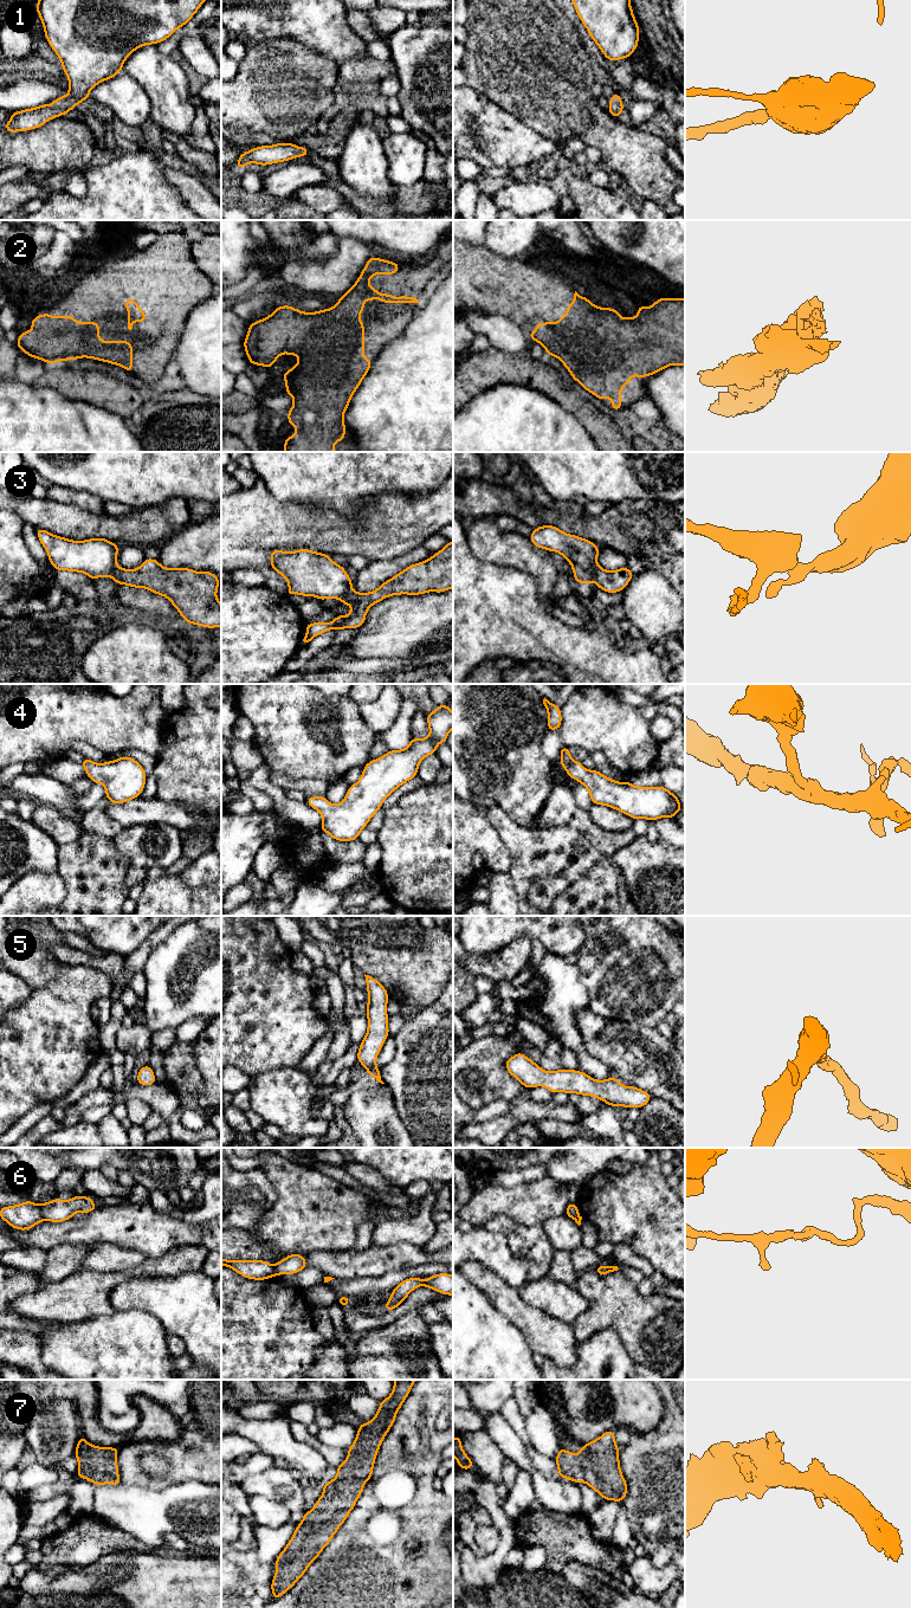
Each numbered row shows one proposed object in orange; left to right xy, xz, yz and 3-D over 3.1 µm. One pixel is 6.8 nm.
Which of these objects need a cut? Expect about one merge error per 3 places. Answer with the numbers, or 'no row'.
3, 6

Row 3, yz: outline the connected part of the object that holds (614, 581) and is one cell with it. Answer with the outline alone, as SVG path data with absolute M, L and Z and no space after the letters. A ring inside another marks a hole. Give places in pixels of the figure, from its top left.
M597 566L594 570L594 581L597 588L610 594L622 592L632 577L633 574L628 567L609 571Z

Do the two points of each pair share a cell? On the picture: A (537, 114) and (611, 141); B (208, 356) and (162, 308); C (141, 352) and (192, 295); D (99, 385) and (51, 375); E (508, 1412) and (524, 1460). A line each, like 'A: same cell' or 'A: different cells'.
A: same cell
B: different cells
C: same cell
D: same cell
E: different cells

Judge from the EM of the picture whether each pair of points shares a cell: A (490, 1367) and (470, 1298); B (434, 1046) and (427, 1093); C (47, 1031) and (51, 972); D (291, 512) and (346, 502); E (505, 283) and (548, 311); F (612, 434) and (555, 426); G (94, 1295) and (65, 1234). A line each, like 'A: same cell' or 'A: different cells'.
A: same cell
B: same cell
C: different cells
D: different cells
E: same cell
F: different cells
G: different cells

